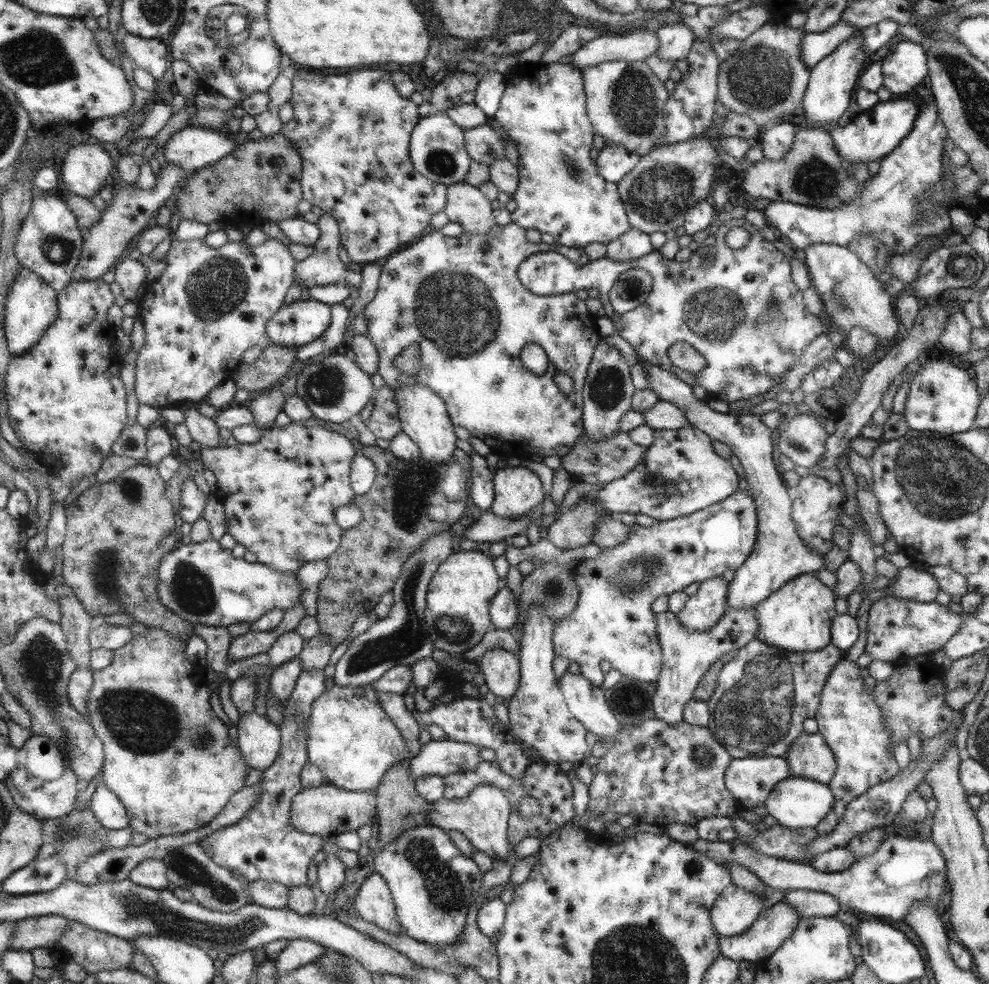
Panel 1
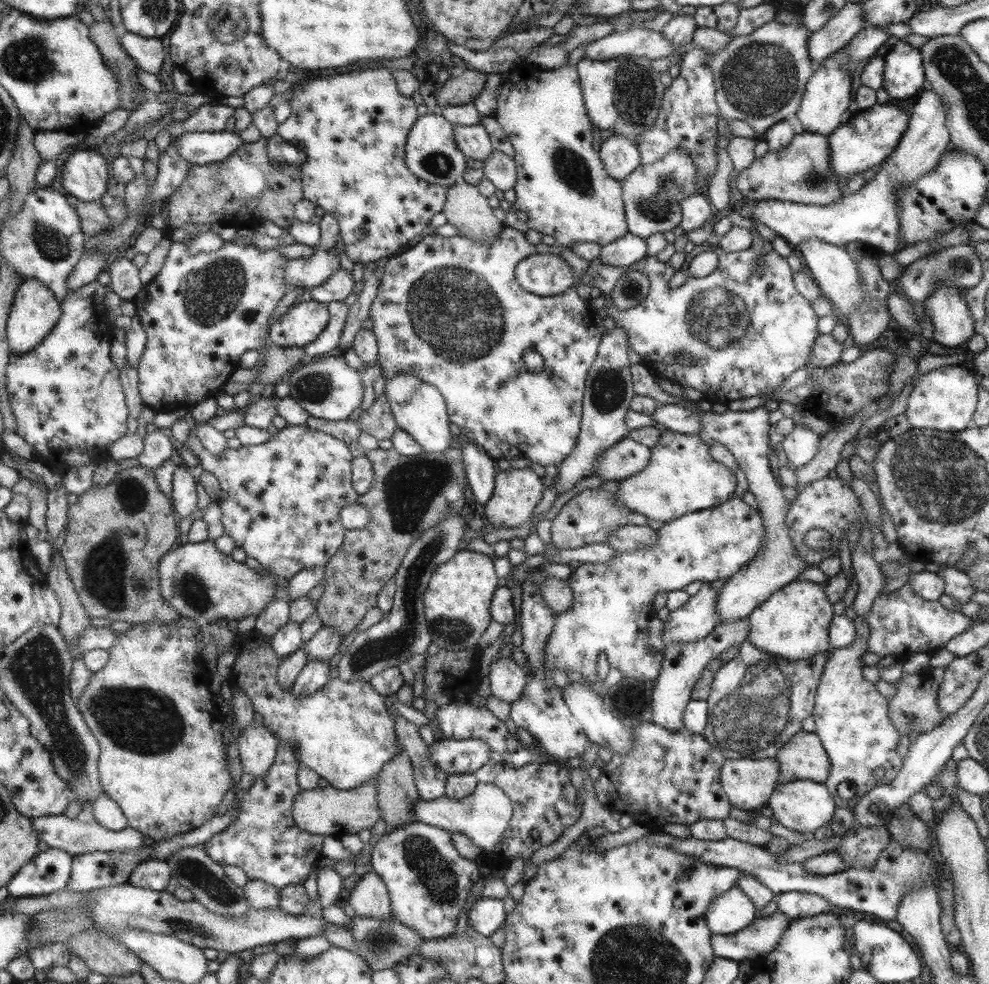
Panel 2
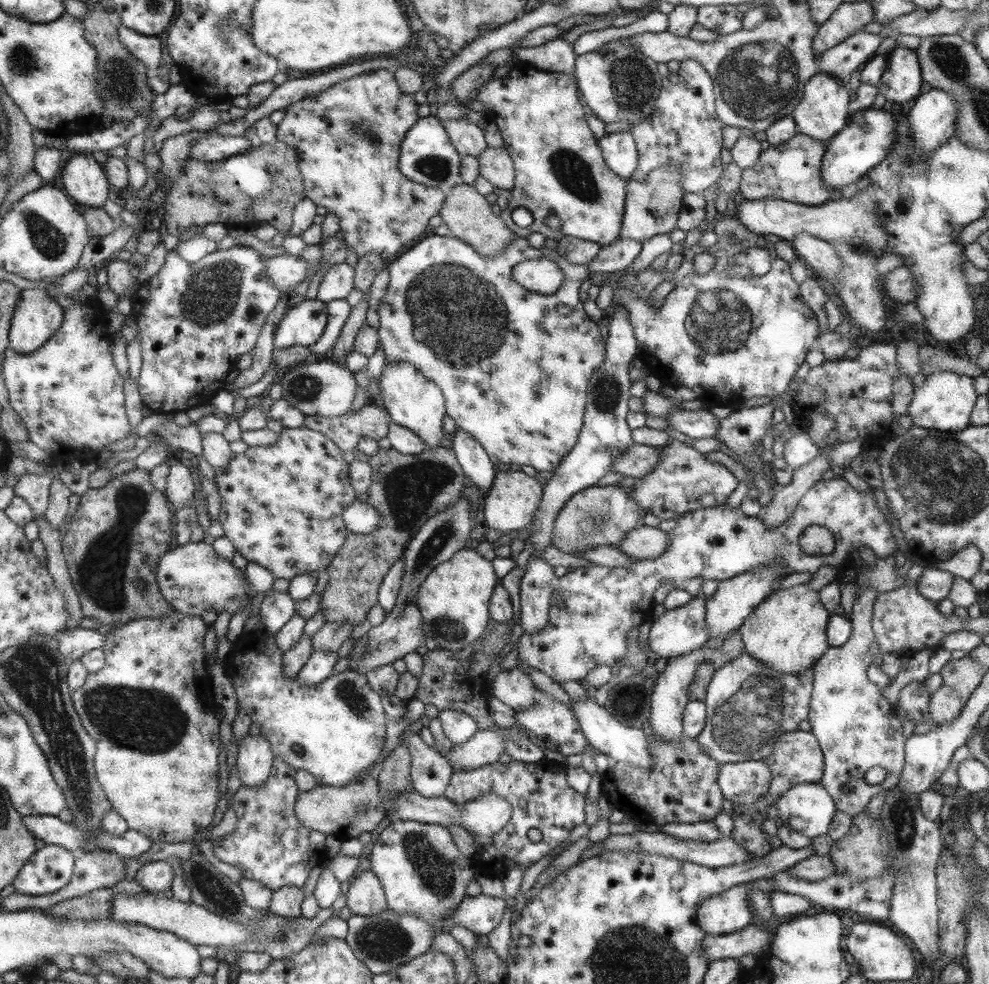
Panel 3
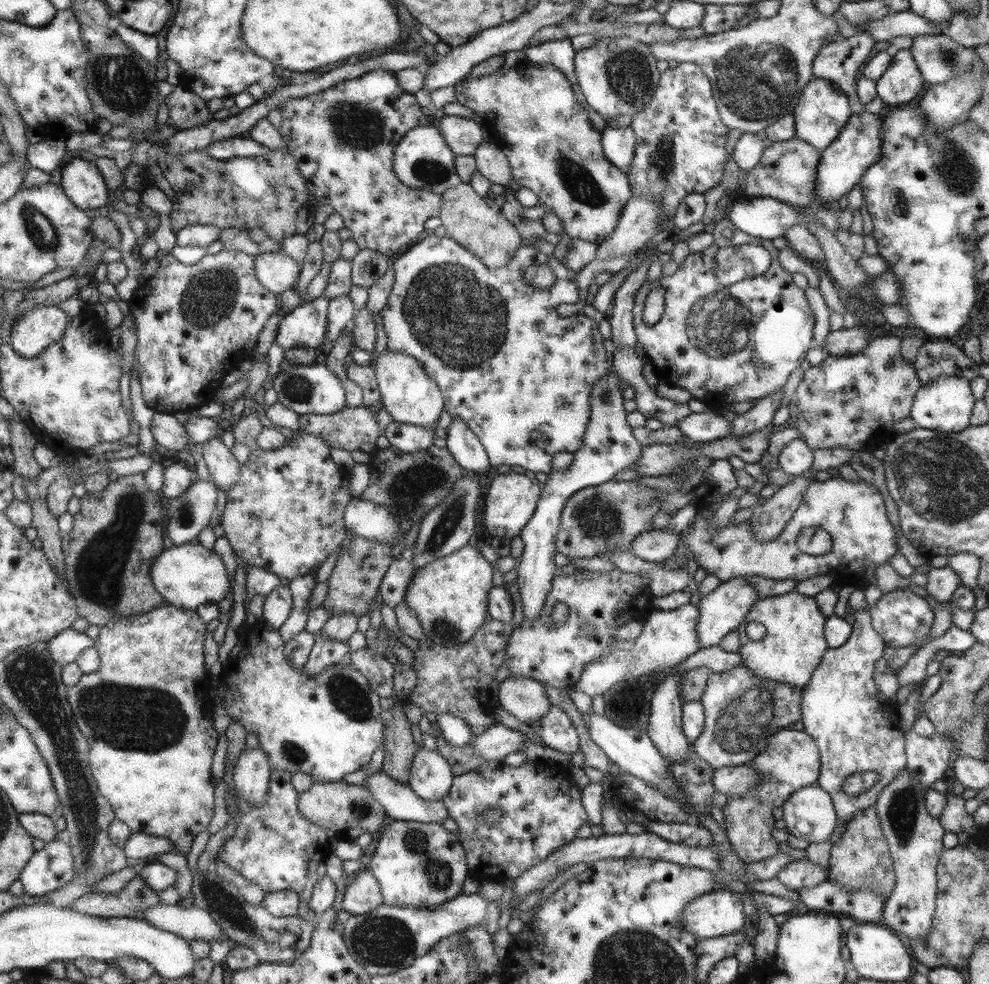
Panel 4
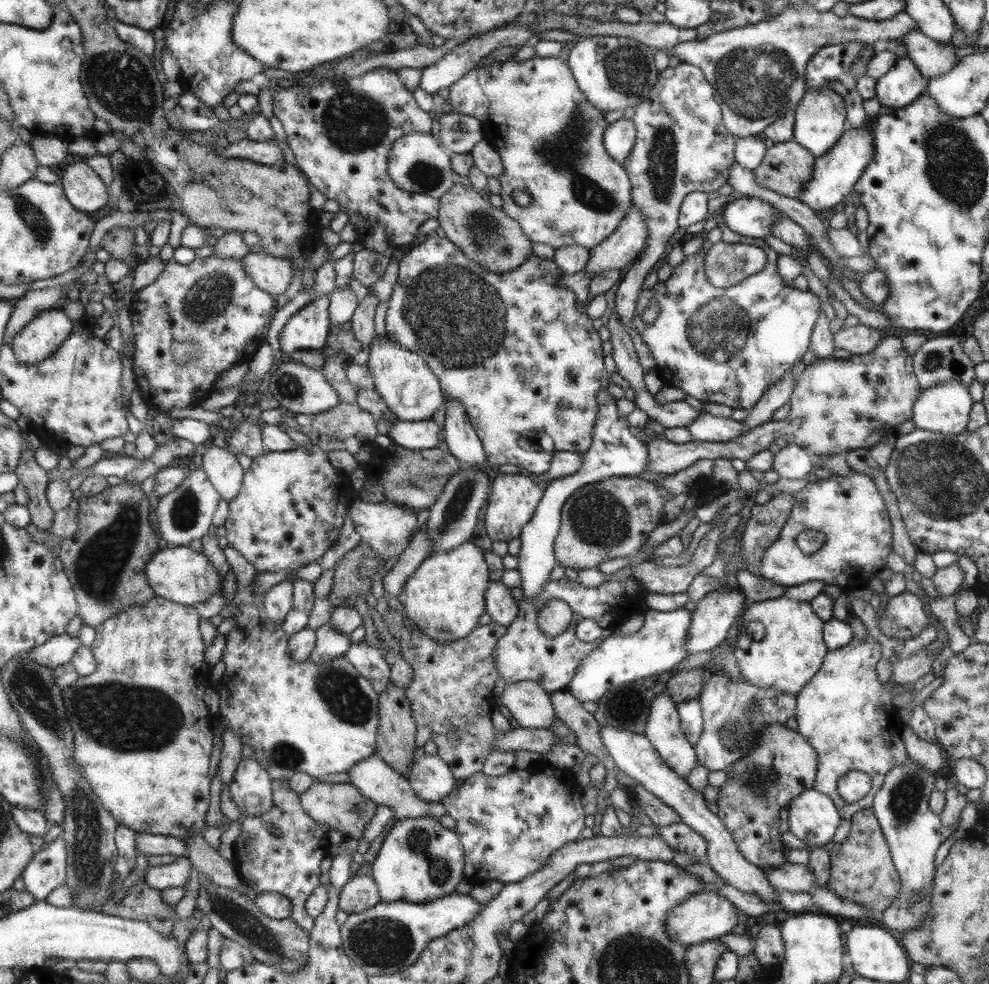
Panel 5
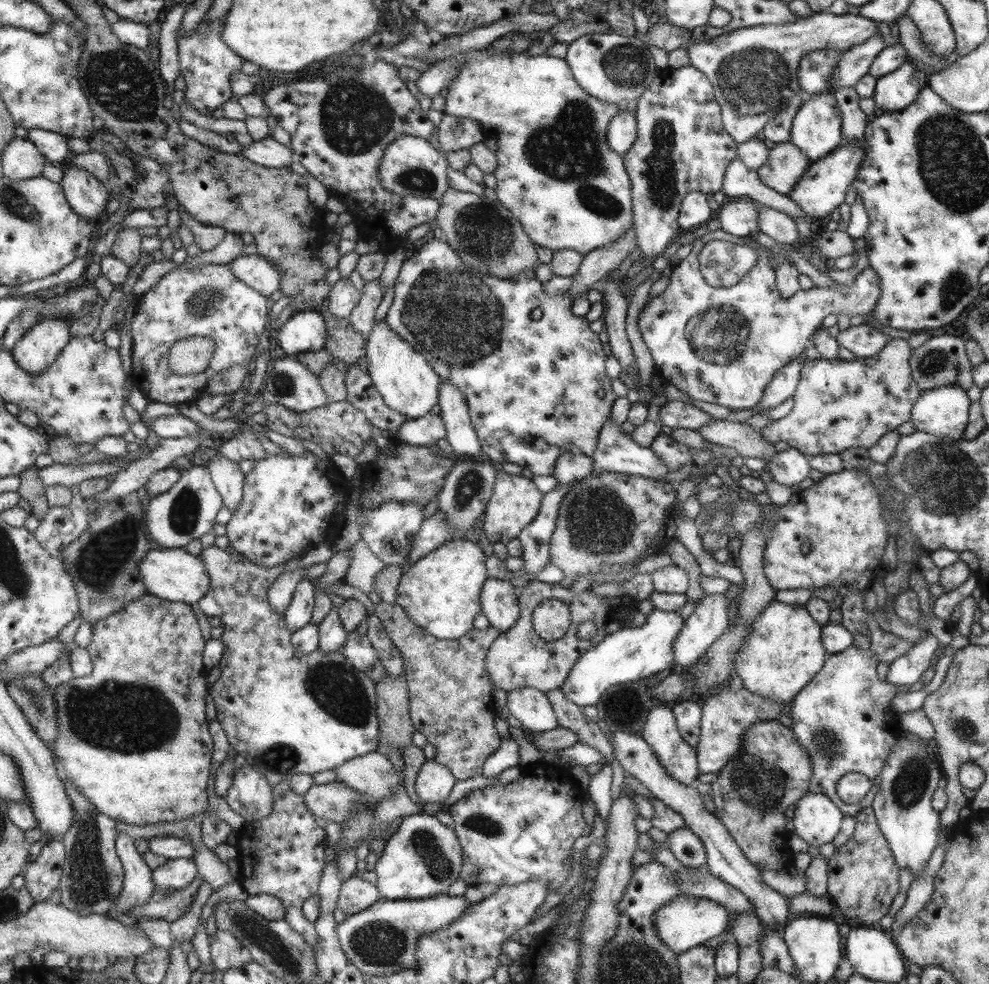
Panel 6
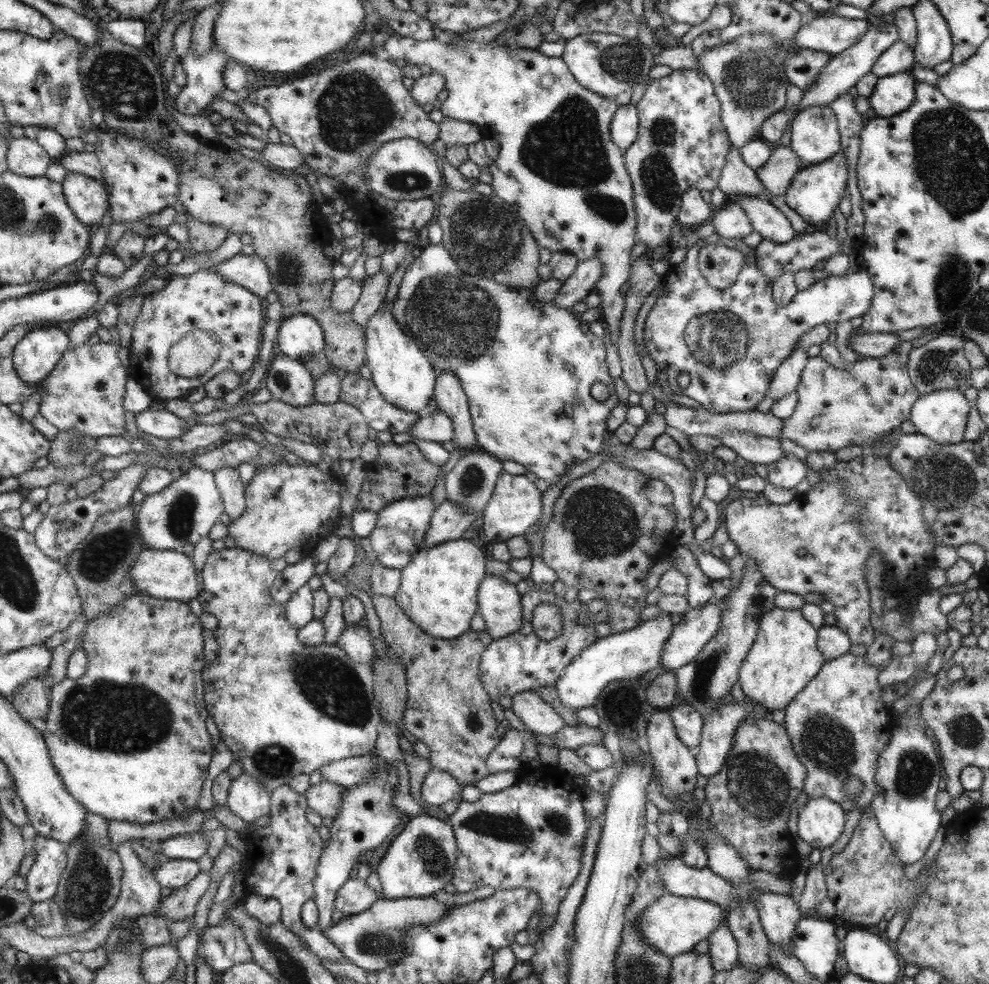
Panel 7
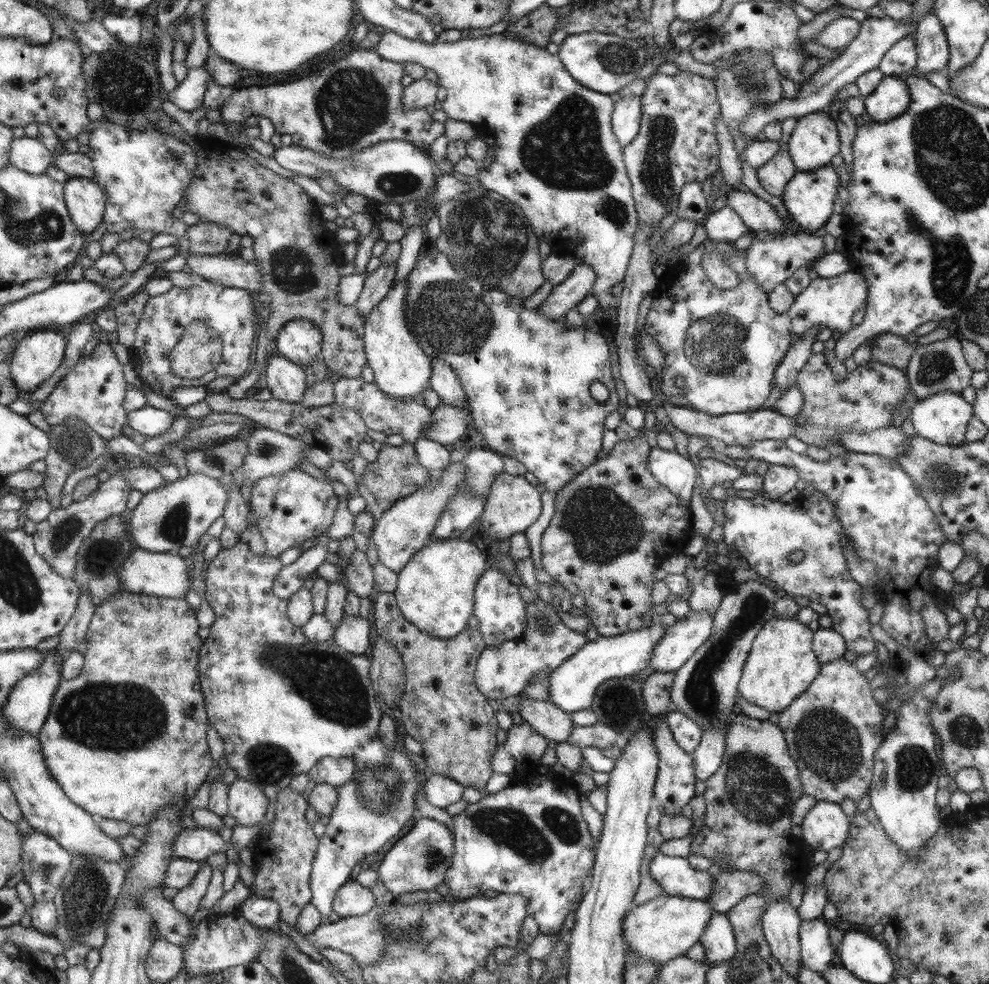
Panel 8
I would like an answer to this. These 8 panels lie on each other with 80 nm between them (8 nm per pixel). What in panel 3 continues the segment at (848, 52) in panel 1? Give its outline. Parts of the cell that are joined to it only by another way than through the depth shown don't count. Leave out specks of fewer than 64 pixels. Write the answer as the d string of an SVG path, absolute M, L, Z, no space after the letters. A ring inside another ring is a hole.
M826 72L815 73L806 83L802 101L790 116L794 120L796 134L810 137L826 146L827 141L842 131L847 118L847 104L849 92L843 88L842 80Z

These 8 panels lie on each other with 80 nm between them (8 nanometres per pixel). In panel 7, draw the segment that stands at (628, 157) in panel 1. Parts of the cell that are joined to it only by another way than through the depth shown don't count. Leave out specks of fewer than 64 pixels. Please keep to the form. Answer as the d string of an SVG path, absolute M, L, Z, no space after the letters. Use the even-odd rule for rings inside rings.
M619 105L610 124L610 136L615 145L623 152L633 144L638 132L636 105Z

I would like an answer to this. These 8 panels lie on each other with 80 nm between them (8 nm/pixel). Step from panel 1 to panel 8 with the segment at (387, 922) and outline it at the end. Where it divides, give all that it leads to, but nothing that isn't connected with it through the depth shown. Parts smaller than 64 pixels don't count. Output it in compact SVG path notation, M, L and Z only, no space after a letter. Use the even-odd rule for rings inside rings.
M354 879L339 887L333 900L333 910L339 918L361 916L375 905L375 898L367 887L361 887Z

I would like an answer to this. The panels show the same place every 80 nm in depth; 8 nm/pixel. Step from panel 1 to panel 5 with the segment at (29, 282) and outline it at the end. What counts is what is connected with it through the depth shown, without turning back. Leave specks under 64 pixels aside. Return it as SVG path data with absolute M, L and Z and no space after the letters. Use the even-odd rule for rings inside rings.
M60 307L42 311L16 336L12 347L23 363L39 364L51 358L74 329L74 320Z

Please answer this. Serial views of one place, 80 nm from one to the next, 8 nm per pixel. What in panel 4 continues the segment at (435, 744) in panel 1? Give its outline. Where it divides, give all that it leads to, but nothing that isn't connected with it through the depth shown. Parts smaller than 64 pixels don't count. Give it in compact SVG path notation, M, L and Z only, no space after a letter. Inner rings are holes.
M496 724L470 740L474 753L479 755L485 764L488 760L501 760L507 754L517 752L528 738L521 732Z

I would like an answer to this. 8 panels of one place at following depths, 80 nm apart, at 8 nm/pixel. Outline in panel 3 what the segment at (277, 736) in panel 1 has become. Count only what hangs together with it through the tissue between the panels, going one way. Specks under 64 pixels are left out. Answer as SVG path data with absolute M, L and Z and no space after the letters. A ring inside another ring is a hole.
M261 734L253 737L248 735L239 745L236 769L241 786L261 786L269 778L275 756L266 739Z

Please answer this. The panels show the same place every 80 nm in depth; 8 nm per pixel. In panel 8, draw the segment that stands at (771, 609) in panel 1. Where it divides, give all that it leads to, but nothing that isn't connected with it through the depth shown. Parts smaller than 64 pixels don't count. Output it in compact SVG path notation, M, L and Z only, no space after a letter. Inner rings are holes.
M773 614L752 640L737 687L741 698L767 712L780 713L789 707L819 674L821 666L815 657L813 636L797 619Z

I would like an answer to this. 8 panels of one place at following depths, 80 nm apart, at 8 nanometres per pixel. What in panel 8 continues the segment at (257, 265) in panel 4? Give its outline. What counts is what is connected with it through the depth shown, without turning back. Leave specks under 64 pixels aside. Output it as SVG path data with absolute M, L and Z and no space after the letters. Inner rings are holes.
M189 254L187 262L195 279L204 278L213 284L242 288L259 297L260 272L253 261L243 261L239 256Z

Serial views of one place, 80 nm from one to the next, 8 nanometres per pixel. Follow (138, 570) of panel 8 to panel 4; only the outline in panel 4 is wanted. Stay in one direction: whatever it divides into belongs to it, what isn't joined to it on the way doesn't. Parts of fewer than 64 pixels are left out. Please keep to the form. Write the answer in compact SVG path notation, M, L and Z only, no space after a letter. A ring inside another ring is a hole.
M189 542L181 546L169 544L152 566L151 576L155 589L165 598L166 603L191 612L197 612L205 604L221 602L229 590L232 593L233 583L230 584L223 560L201 542Z

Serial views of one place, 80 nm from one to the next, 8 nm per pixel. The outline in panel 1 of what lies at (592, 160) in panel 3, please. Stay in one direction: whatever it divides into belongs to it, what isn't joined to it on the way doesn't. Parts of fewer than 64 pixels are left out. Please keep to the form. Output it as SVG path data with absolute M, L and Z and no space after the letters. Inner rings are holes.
M557 62L517 66L510 76L505 76L498 110L492 117L513 141L519 153L517 190L512 194L515 209L510 212L510 222L519 225L519 228L545 232L553 237L554 243L568 248L583 248L592 243L607 245L630 229L617 184L603 180L598 174L597 165L589 156L594 130L591 130L592 125L585 114L586 95L579 71L570 64Z

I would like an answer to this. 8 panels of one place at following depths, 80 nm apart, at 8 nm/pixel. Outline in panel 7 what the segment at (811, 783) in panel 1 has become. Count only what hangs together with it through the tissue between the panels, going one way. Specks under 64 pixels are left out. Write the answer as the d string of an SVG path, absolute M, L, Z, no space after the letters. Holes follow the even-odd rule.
M827 797L809 798L797 817L796 836L811 848L830 847L843 832L845 812Z

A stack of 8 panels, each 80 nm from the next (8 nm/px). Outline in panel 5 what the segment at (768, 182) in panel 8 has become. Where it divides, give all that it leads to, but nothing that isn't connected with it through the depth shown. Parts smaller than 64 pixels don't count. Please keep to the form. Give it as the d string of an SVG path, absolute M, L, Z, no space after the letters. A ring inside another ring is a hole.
M797 141L768 144L765 155L753 172L755 184L777 194L796 198L810 182L814 154Z

